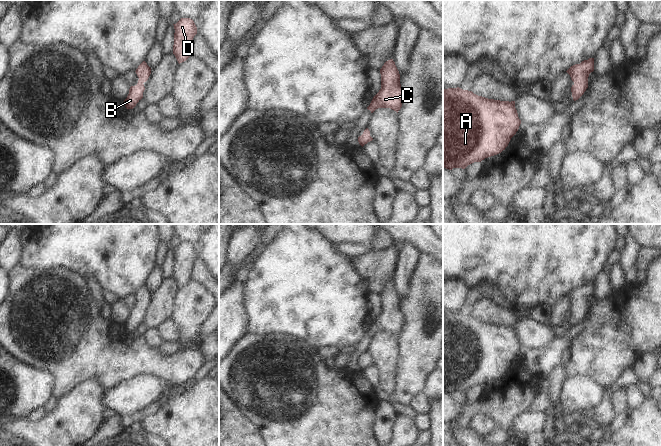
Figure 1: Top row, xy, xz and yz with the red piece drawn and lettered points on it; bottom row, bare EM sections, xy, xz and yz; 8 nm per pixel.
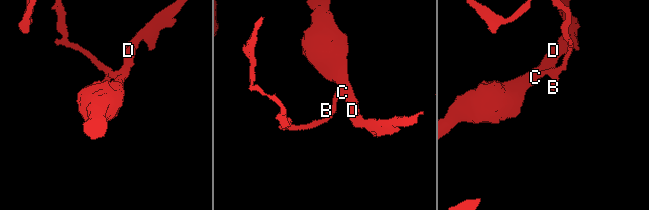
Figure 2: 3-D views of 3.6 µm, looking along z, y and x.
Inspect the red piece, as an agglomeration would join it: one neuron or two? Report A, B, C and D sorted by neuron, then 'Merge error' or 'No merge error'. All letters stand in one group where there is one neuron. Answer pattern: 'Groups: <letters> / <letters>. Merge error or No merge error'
Groups: A B C D. No merge error.

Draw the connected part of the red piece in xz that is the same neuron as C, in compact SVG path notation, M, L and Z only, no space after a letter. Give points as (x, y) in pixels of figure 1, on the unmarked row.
M393 283L384 287L380 293L381 313L373 321L368 334L373 337L378 332L390 332L398 337L404 324L400 308L400 298Z

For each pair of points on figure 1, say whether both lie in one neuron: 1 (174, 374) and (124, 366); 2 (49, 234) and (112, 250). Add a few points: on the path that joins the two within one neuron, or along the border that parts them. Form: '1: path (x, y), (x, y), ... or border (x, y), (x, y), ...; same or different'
1: path (162, 366), (136, 366); same
2: path (65, 234), (96, 234); same

